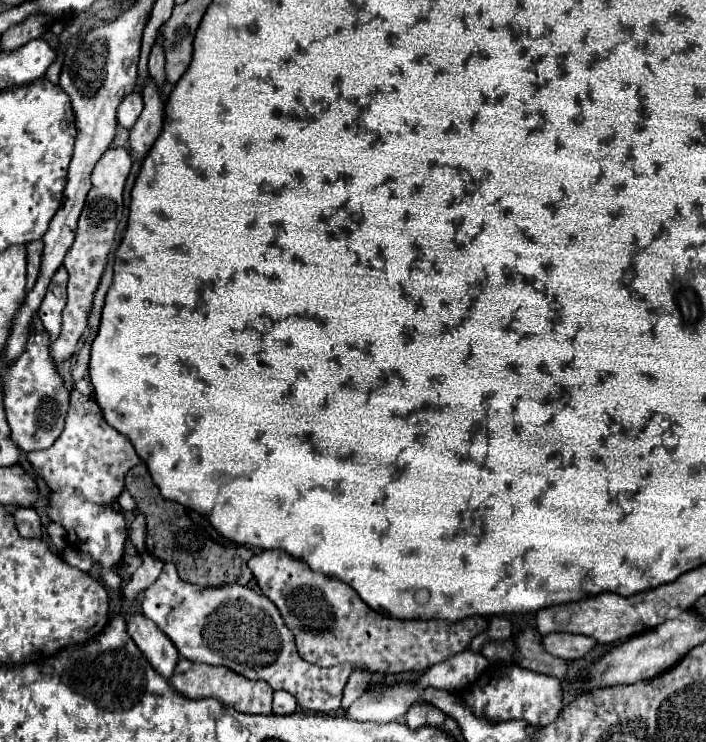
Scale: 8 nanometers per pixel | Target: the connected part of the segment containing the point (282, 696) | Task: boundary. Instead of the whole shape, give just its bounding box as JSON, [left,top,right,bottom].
[273,691,297,715]

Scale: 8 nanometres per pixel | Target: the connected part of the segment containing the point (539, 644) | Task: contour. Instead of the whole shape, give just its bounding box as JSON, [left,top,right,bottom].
[515,629,569,683]

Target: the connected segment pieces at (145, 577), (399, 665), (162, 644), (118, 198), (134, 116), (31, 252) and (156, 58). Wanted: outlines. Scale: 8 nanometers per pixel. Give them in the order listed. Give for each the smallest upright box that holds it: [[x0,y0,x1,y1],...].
[[123,553,163,607],[247,549,489,675],[127,613,179,681],[49,147,133,369],[117,93,143,129],[25,241,43,291],[149,35,167,85]]

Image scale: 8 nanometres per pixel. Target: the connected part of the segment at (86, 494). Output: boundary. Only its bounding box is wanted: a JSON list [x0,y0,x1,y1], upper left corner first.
[29,391,139,591]

